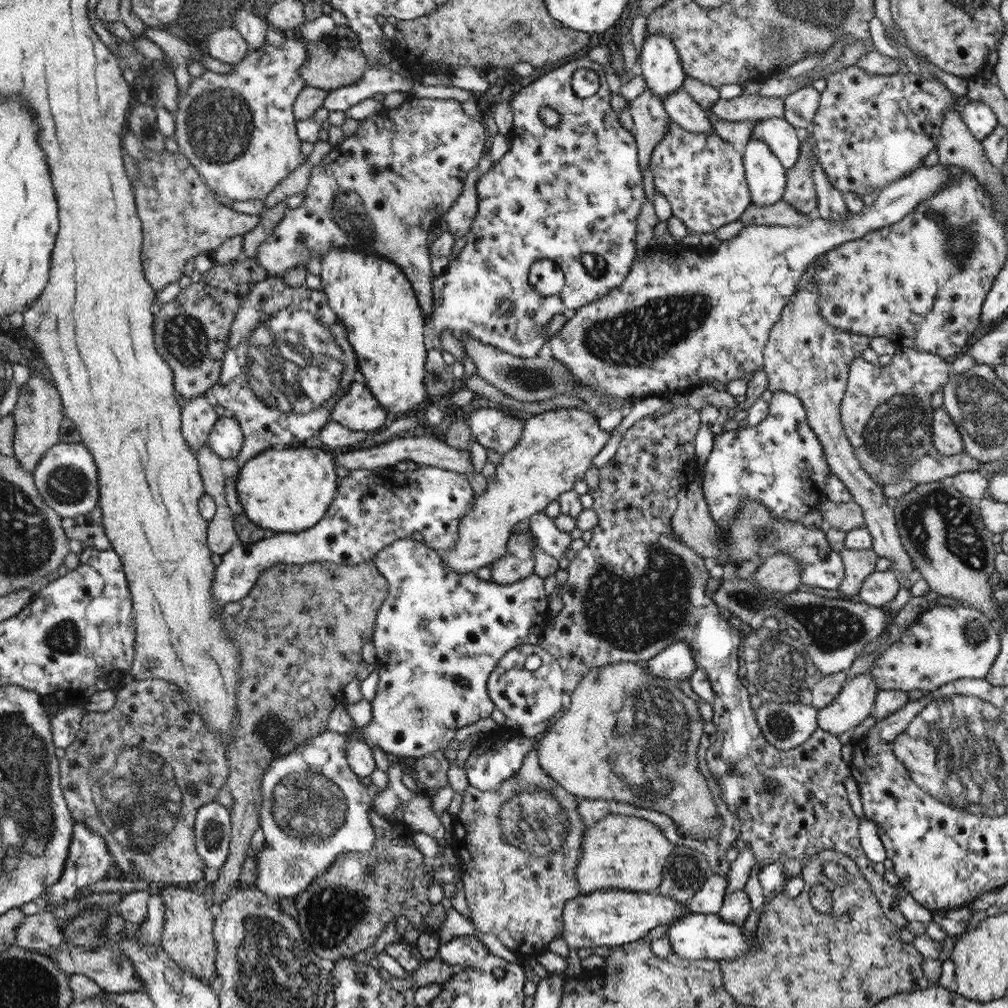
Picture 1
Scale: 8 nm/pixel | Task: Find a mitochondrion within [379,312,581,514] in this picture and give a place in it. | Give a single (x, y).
(530, 380)

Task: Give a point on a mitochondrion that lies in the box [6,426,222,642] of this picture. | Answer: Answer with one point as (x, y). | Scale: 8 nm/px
(68, 485)

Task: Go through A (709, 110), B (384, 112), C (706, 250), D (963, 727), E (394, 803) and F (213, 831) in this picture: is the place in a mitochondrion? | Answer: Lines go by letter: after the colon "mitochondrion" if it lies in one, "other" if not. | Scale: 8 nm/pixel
A: other
B: other
C: other
D: mitochondrion
E: other
F: mitochondrion

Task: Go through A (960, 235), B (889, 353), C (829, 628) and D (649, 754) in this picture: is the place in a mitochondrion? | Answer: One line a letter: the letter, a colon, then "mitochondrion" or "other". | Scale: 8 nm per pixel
A: mitochondrion
B: other
C: mitochondrion
D: mitochondrion

